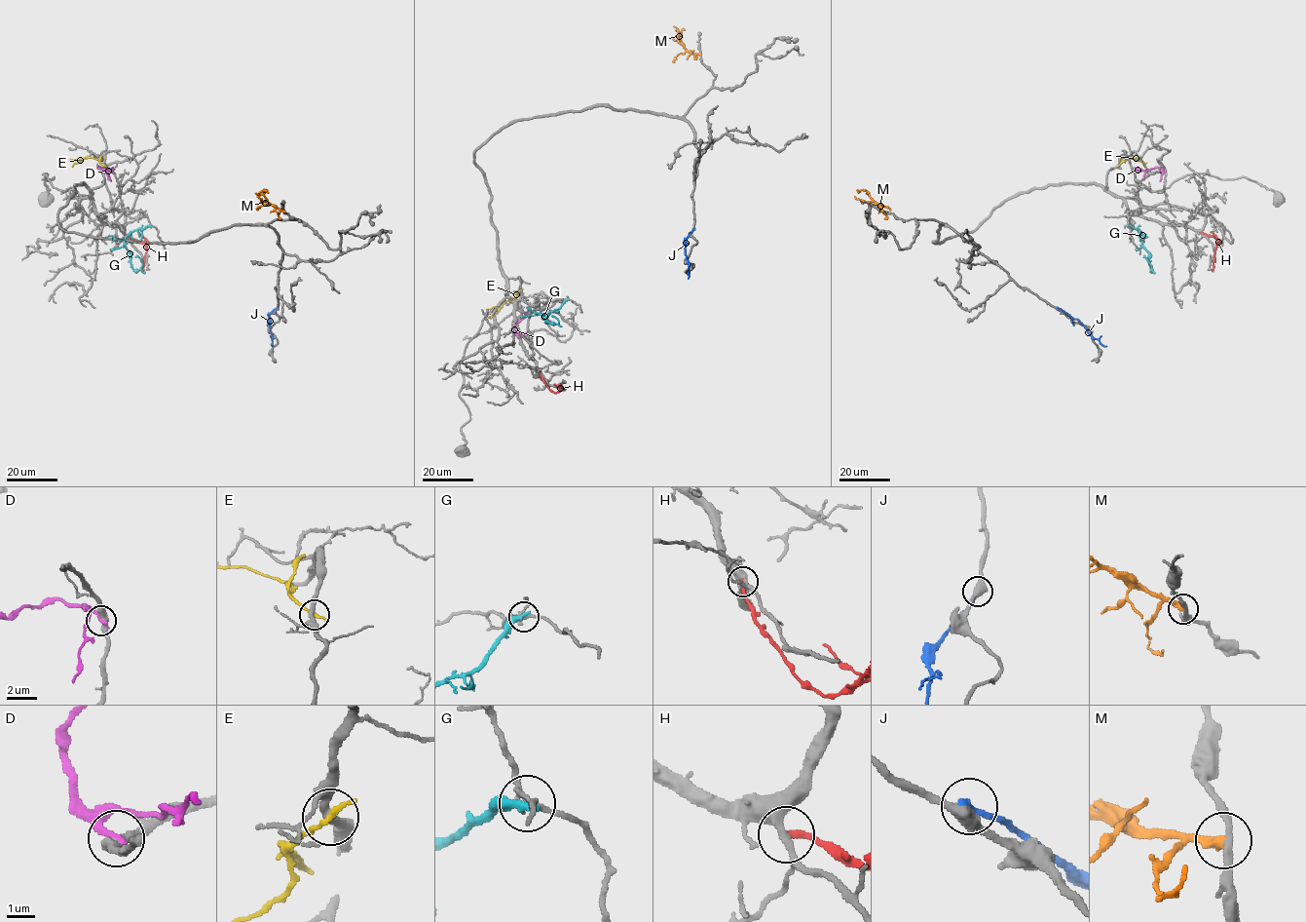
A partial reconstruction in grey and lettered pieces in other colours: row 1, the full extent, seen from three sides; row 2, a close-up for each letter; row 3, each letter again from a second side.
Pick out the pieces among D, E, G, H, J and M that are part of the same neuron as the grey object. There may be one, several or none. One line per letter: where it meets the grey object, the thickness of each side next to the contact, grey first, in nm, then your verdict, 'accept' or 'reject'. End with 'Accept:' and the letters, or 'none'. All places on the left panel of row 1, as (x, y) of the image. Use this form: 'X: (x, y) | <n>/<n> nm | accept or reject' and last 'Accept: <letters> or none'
D: (102, 171) | 440/280 nm | reject
E: (103, 166) | 240/240 nm | reject
G: (151, 225) | 140/360 nm | accept
H: (124, 233) | 260/220 nm | reject
J: (277, 308) | 440/260 nm | reject
M: (284, 211) | 220/400 nm | reject
Accept: G

